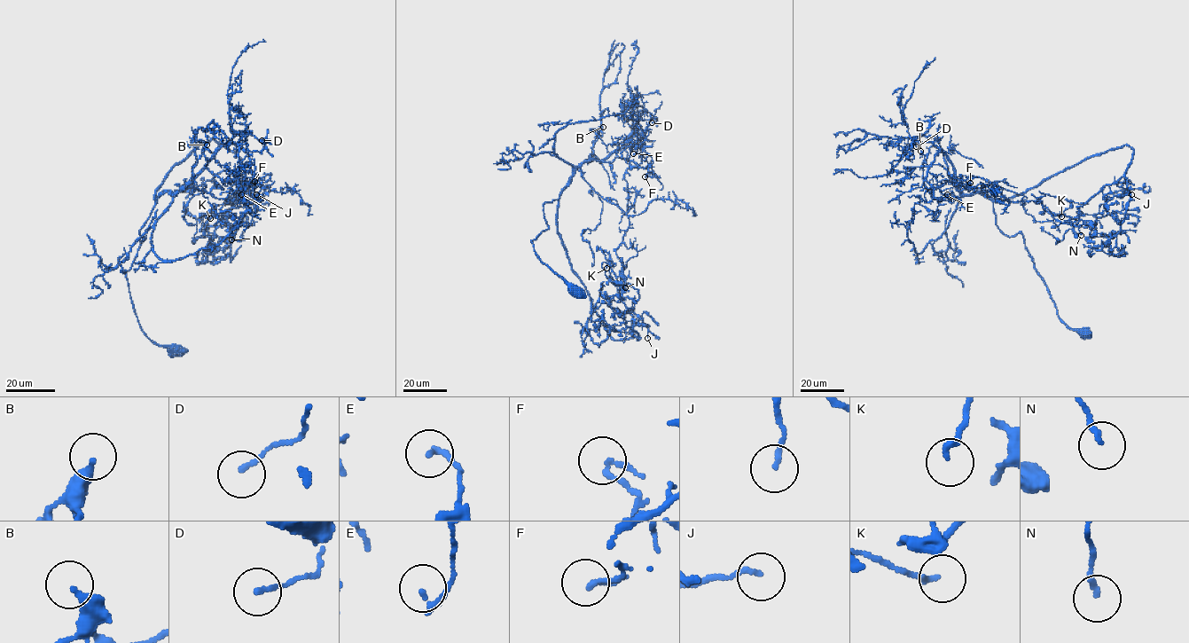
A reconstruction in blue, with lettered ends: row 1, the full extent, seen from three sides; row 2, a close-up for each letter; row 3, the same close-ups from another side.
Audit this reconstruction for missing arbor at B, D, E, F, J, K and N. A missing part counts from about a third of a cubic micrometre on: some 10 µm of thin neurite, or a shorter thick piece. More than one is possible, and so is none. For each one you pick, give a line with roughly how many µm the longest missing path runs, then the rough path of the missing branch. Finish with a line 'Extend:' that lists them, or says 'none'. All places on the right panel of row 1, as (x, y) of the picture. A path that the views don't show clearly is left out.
Extend: none

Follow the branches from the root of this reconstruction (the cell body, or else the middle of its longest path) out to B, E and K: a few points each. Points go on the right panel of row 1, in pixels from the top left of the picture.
B: (1085, 333), (1058, 315), (1024, 237), (1001, 231), (987, 197), (957, 187), (939, 149), (920, 151)
E: (1085, 333), (1058, 315), (1024, 237), (957, 187), (941, 150), (926, 180), (947, 194)
K: (1085, 333), (1058, 315), (1024, 237), (961, 192), (1061, 216)

